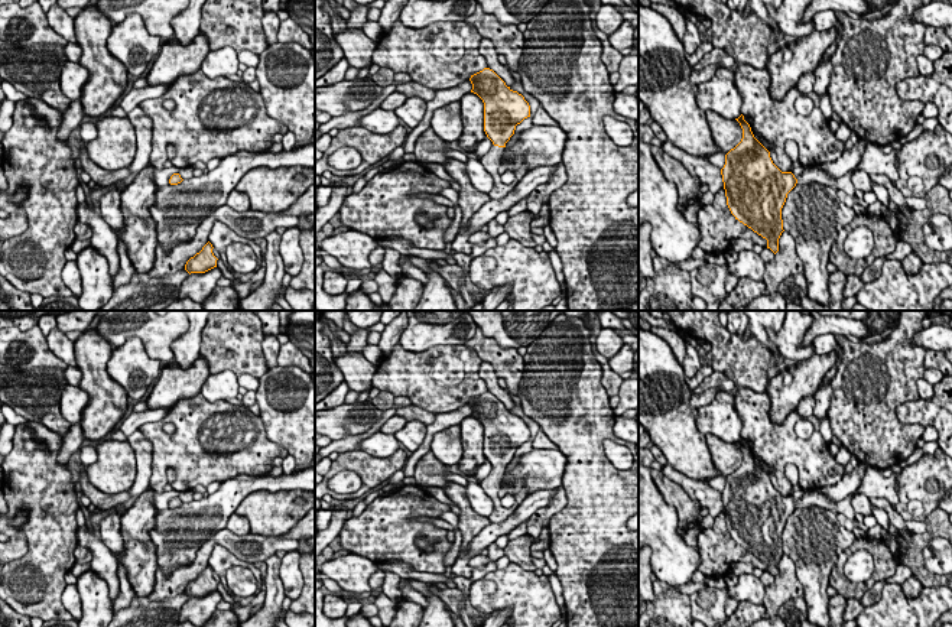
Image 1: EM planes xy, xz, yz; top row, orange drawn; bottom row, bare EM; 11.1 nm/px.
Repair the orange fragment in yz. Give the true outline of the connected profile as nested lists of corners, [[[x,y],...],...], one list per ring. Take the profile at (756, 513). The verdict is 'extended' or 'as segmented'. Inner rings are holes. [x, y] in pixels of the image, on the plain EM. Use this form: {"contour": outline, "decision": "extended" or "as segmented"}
{"contour": [[[744,439],[735,444],[743,452],[743,462],[725,478],[721,493],[727,529],[735,543],[767,563],[767,572],[774,578],[784,555],[782,532],[796,509],[818,506],[855,520],[851,506],[854,494],[839,503],[832,503],[818,490],[805,491],[797,501],[792,496],[782,496],[770,475],[754,461]]], "decision": "extended"}

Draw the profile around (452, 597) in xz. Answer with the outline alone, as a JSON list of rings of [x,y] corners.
[[[446,588],[438,592],[438,597],[451,608],[454,614],[461,617],[461,605],[464,604],[465,595],[458,588]]]

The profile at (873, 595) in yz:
[[[877,581],[867,592],[864,597],[860,600],[864,607],[873,605],[874,602],[878,602],[881,598],[881,591],[883,587],[886,585],[886,581]]]

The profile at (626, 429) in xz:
[[[615,416],[614,435],[631,444],[639,442],[639,426],[636,419],[624,419],[623,416]]]

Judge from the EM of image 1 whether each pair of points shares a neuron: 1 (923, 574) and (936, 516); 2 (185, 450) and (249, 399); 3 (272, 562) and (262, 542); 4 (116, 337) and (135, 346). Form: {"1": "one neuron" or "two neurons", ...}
{"1": "one neuron", "2": "two neurons", "3": "two neurons", "4": "two neurons"}

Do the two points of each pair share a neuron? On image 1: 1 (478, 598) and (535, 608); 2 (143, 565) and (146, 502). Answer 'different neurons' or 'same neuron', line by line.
1: same neuron
2: same neuron

